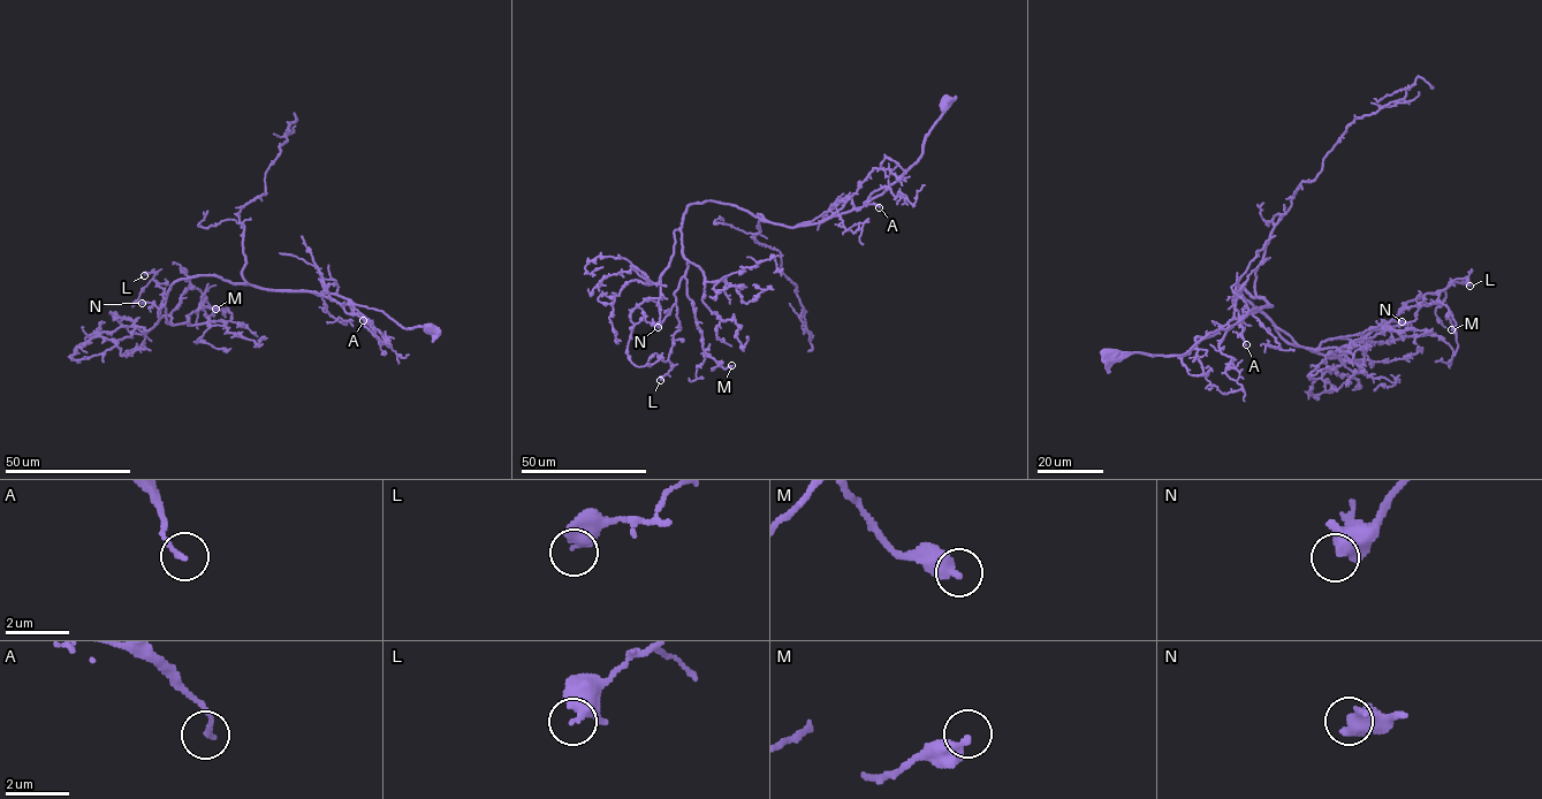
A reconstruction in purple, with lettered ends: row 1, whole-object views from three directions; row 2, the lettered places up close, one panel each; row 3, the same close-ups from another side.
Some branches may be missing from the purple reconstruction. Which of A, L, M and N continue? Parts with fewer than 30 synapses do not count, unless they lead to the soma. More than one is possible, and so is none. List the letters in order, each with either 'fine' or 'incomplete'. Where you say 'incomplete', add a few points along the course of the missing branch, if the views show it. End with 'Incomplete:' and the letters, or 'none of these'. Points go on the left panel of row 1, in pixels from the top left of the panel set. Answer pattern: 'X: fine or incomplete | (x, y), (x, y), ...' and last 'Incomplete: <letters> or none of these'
A: fine
L: fine
M: fine
N: incomplete | (142, 303), (133, 302), (123, 312)
Incomplete: N

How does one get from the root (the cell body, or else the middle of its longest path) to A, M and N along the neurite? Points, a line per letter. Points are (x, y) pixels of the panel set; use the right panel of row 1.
A: (1113, 354), (1182, 356), (1209, 333), (1237, 321), (1246, 344)
M: (1113, 354), (1182, 356), (1209, 333), (1271, 306), (1239, 287), (1305, 348), (1438, 302), (1455, 322), (1451, 329)
N: (1113, 354), (1182, 356), (1209, 333), (1271, 306), (1239, 287), (1305, 348), (1356, 342), (1384, 322), (1402, 321)

